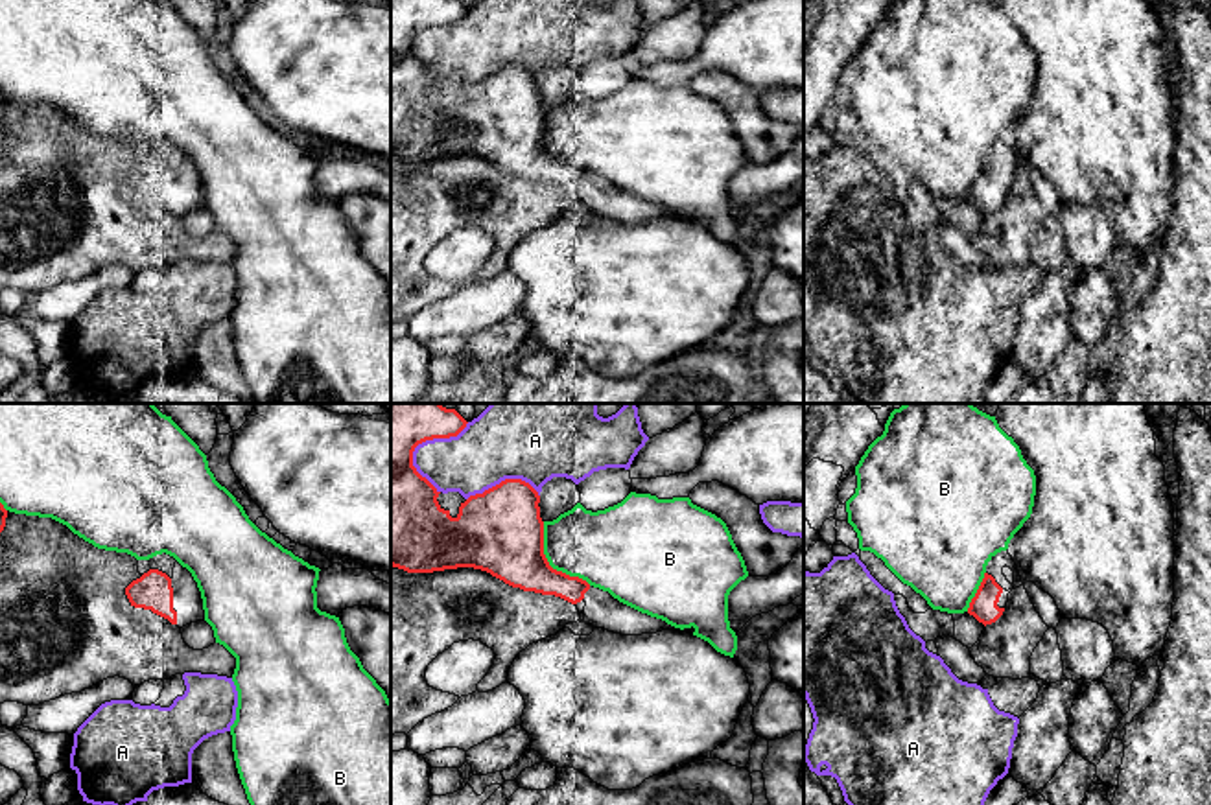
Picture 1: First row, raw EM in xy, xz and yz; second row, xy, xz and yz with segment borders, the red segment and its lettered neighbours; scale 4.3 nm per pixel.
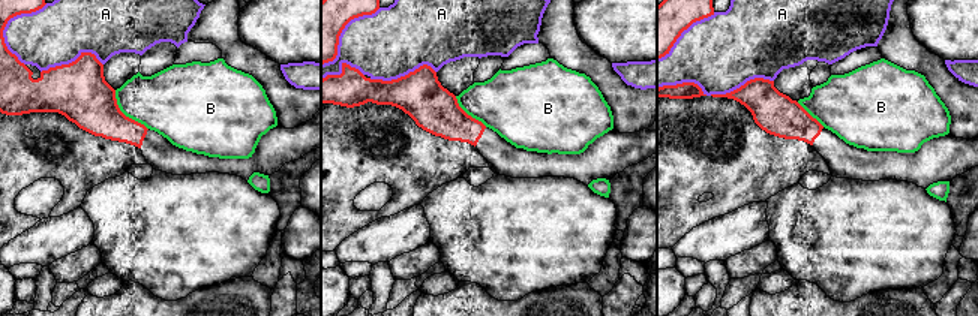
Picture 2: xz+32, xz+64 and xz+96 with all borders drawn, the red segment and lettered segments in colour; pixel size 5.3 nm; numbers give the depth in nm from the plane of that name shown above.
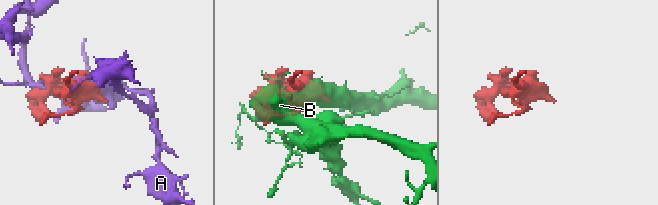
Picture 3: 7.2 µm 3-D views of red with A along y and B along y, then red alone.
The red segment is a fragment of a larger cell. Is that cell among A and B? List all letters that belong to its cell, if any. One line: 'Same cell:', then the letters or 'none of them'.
Same cell: none of them

